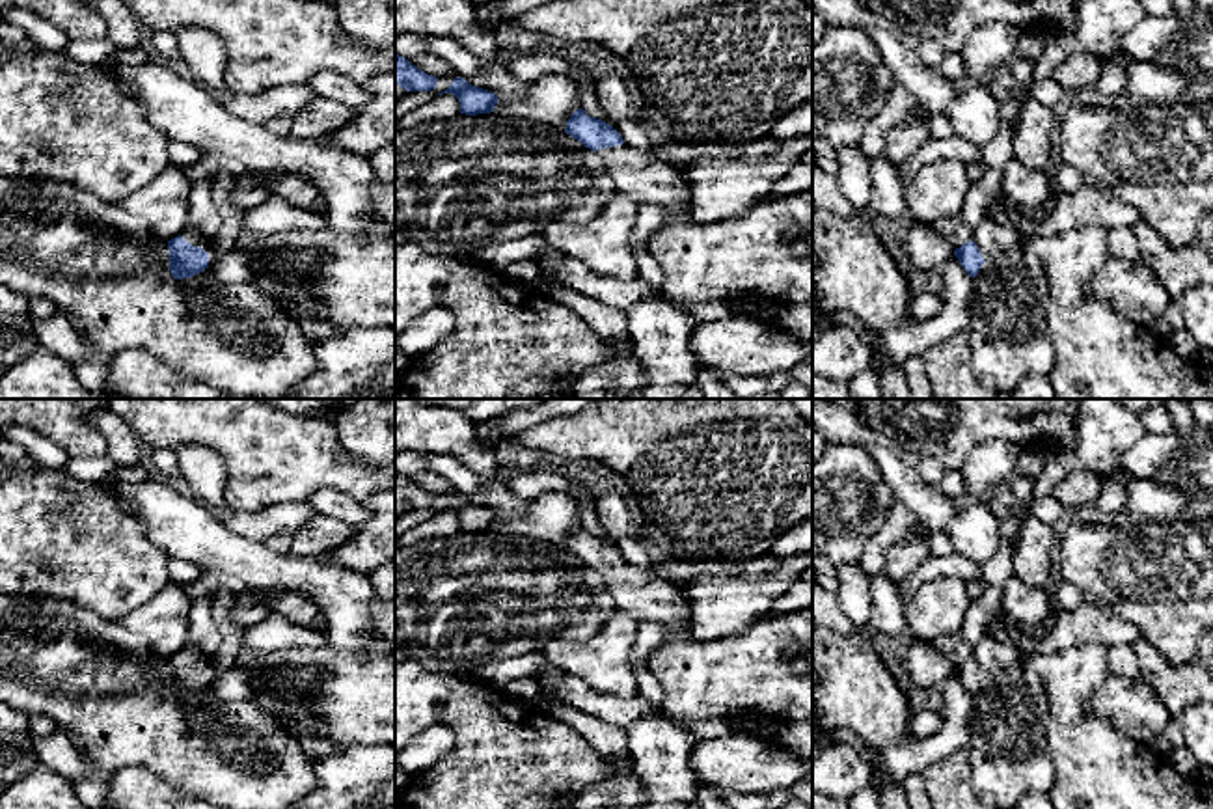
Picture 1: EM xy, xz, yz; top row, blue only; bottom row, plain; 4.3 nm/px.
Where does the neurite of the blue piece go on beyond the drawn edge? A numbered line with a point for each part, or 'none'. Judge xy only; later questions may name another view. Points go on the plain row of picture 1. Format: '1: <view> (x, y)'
1: xy (194, 653)

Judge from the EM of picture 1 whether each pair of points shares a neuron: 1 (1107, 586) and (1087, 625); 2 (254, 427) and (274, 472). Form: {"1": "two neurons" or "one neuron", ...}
{"1": "two neurons", "2": "one neuron"}

